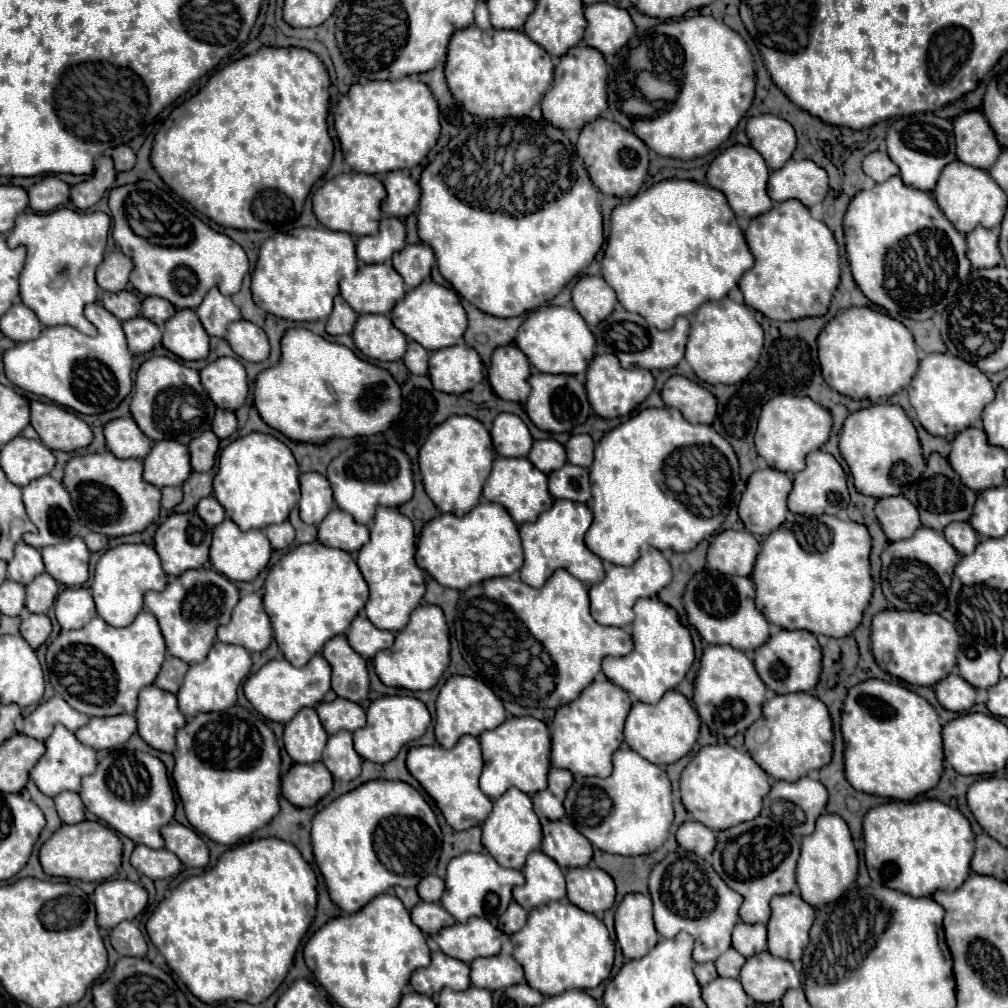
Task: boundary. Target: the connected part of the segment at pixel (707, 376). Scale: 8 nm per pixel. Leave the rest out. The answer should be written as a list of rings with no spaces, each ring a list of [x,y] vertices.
[[[723,298],[719,302],[705,302],[691,318],[691,334],[685,350],[685,358],[693,372],[707,384],[735,384],[741,382],[757,364],[761,348],[763,348],[763,328],[753,318],[751,310],[745,304],[737,304],[731,298]]]

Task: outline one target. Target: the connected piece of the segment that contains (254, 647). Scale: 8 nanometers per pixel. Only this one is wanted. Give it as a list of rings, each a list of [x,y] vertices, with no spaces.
[[[259,594],[239,600],[229,624],[217,628],[217,638],[225,644],[237,644],[249,652],[263,652],[273,640],[273,628]]]

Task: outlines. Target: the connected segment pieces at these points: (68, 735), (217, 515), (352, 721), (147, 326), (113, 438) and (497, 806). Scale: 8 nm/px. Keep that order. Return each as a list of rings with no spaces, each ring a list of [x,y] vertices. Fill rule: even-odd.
[[[57,724],[57,728],[53,730],[53,734],[45,740],[47,752],[41,756],[41,760],[35,764],[35,768],[31,770],[31,780],[37,784],[37,788],[41,788],[41,792],[45,792],[47,796],[57,796],[63,790],[73,790],[79,792],[81,788],[81,778],[89,776],[95,772],[97,766],[97,756],[95,750],[81,744],[73,732],[69,732],[65,726]]]
[[[207,496],[207,498],[201,498],[195,512],[205,520],[205,524],[209,524],[211,528],[217,526],[223,518],[225,518],[225,510],[223,506],[217,502],[215,496]]]
[[[335,698],[333,702],[321,702],[317,704],[317,714],[321,718],[323,728],[329,734],[335,734],[339,730],[357,730],[367,724],[365,710],[351,700],[345,698]]]
[[[137,316],[123,322],[123,332],[127,336],[127,344],[131,354],[143,354],[153,350],[161,342],[161,330],[151,320]]]
[[[131,416],[115,418],[103,428],[107,448],[117,458],[139,458],[143,460],[149,452],[153,442],[137,428],[137,422]]]
[[[509,788],[493,802],[493,812],[483,824],[483,846],[493,852],[493,856],[497,856],[497,862],[505,868],[523,868],[527,854],[541,846],[541,836],[541,824],[533,812],[531,798],[517,788]]]

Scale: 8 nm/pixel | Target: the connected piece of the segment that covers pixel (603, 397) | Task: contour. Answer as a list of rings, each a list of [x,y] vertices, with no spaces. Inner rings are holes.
[[[595,356],[587,368],[587,396],[593,404],[593,410],[601,418],[617,418],[633,412],[653,390],[653,376],[645,368],[621,368],[617,356]]]

